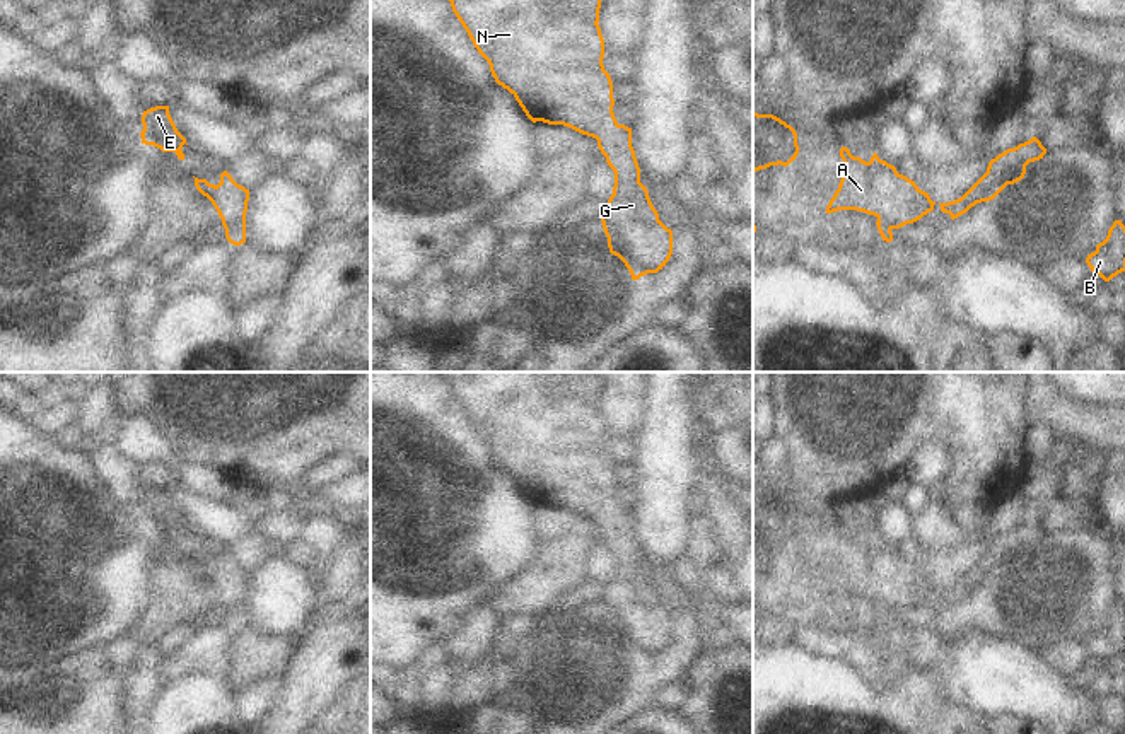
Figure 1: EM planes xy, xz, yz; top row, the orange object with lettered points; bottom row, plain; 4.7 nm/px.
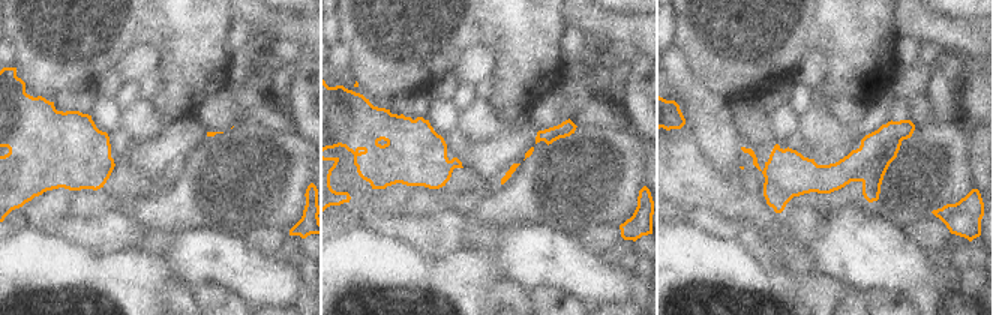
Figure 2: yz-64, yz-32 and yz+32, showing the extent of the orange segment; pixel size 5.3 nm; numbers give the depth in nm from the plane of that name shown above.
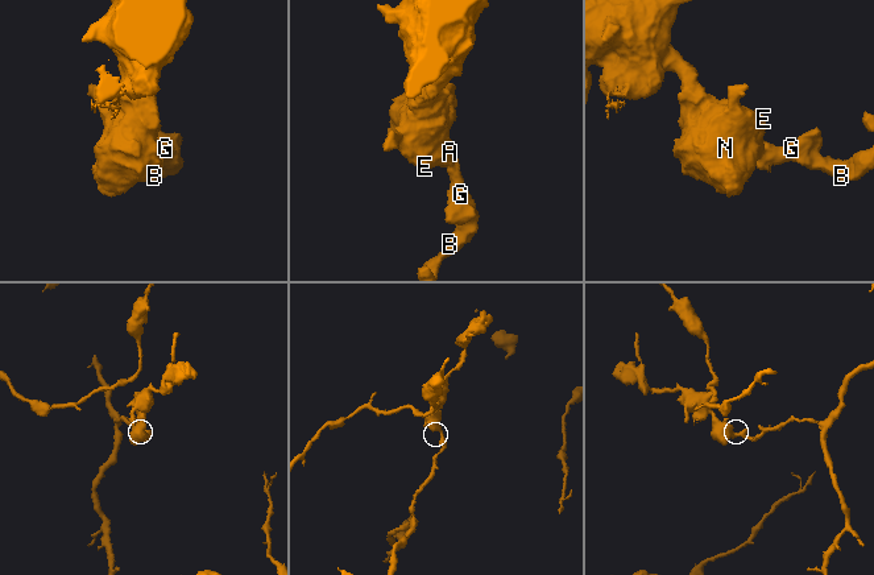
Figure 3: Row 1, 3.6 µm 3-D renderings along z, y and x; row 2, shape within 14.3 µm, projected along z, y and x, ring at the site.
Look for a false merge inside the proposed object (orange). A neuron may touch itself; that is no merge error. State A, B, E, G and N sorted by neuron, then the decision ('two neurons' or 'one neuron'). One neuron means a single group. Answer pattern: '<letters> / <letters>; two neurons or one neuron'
A B E G N; one neuron

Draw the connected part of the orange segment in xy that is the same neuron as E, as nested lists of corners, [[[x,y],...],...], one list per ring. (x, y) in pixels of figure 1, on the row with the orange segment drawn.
[[[155,106],[143,111],[142,125],[142,143],[154,145],[162,152],[174,152],[178,159],[184,160],[181,149],[186,143],[186,138],[178,131],[169,114],[169,106]]]

